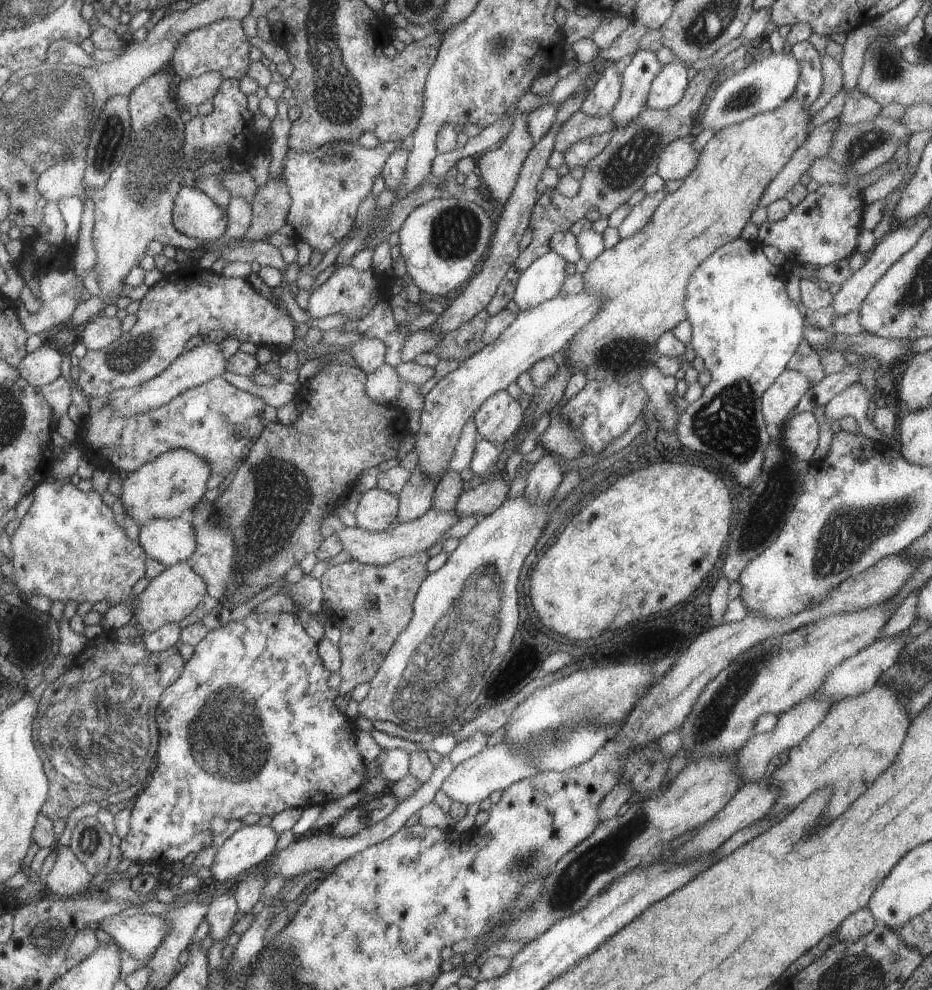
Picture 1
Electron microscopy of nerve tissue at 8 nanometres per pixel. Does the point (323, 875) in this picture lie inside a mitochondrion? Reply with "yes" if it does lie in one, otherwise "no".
no

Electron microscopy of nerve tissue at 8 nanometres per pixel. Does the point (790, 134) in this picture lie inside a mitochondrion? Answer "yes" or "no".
no

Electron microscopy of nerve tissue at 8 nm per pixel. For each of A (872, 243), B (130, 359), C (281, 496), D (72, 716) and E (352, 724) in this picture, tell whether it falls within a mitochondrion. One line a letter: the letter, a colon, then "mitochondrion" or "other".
A: other
B: mitochondrion
C: mitochondrion
D: mitochondrion
E: other

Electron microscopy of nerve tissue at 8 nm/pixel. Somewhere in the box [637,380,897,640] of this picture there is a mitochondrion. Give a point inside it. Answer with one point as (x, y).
(773, 501)

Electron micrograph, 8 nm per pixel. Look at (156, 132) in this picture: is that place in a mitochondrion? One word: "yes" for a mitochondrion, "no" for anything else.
yes

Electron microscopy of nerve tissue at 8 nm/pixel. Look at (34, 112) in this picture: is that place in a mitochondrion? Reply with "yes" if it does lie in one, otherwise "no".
yes

